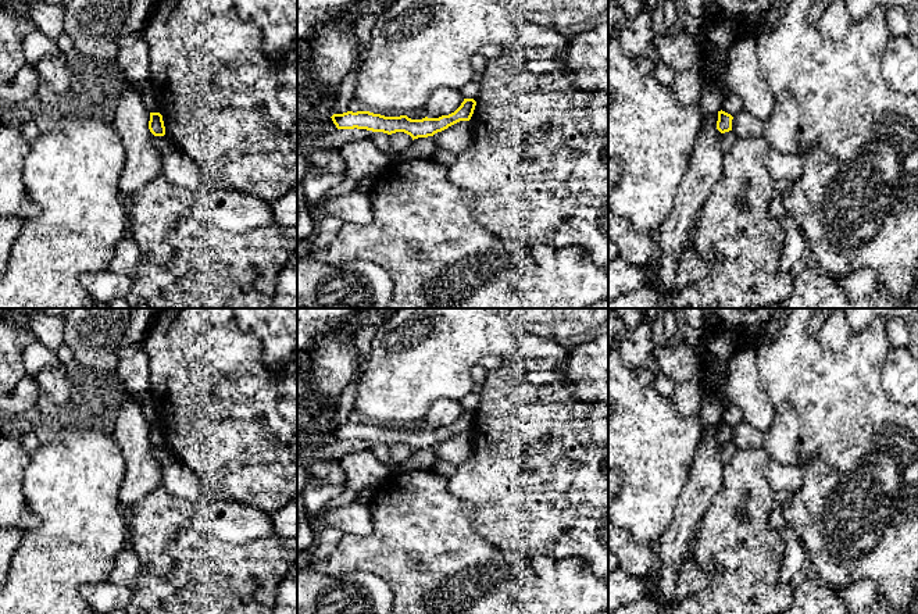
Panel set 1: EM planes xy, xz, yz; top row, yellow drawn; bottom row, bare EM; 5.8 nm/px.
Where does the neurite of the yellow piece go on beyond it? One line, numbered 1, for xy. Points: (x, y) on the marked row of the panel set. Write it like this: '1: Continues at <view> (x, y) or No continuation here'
1: No continuation here

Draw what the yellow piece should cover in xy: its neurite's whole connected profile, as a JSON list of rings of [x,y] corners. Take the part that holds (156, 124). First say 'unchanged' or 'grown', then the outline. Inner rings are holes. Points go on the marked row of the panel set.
unchanged; [[[150,113],[149,129],[154,136],[164,136],[165,126],[160,113]]]

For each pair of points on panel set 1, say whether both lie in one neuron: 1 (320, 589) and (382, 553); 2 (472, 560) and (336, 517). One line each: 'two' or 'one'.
1: two
2: two

